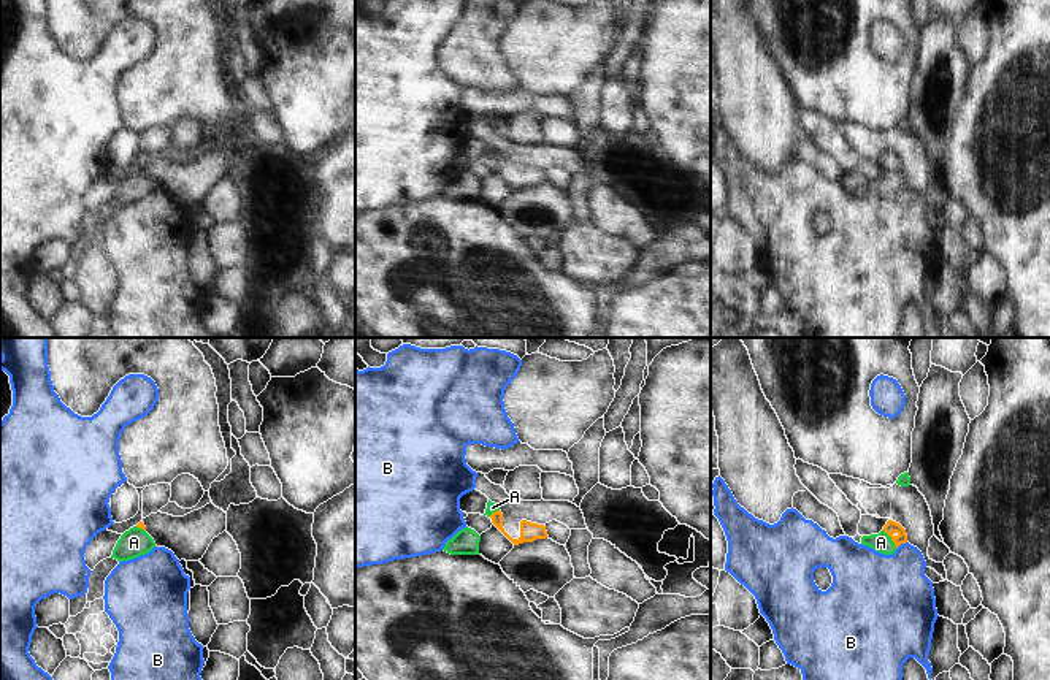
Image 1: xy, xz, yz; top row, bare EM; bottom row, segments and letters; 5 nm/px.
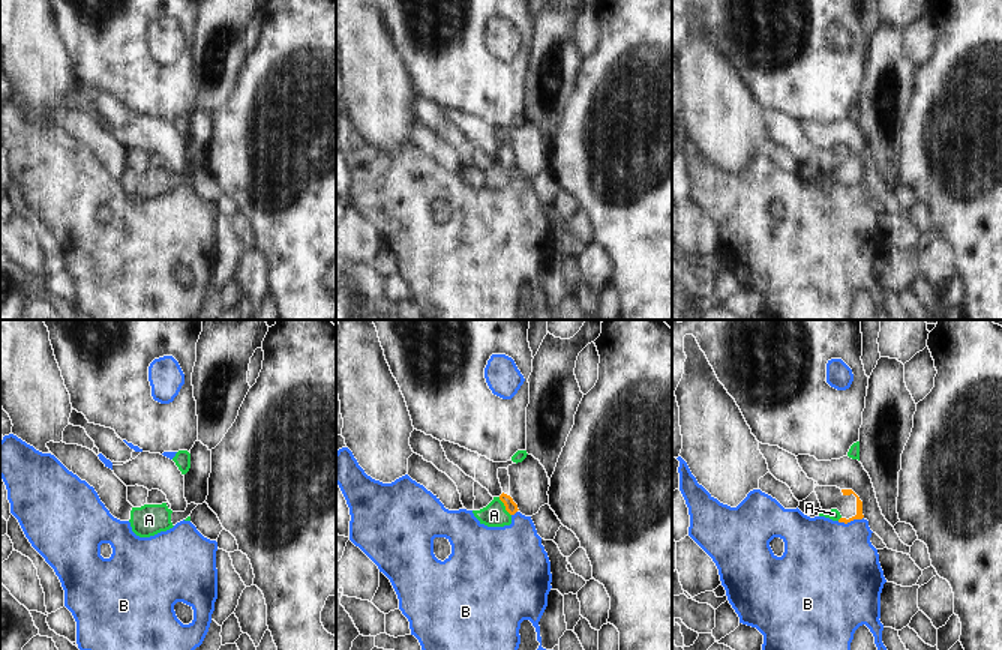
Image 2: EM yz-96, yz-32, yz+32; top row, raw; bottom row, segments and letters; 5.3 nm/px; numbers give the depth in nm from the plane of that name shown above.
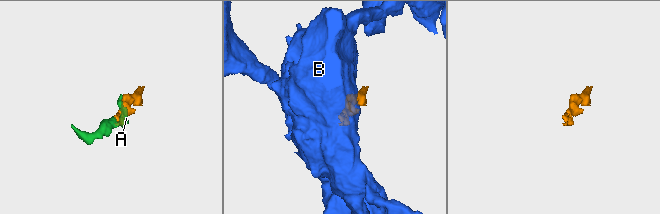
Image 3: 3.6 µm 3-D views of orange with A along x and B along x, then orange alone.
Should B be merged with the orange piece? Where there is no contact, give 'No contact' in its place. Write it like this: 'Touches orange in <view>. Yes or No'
Touches orange in yz. No.

